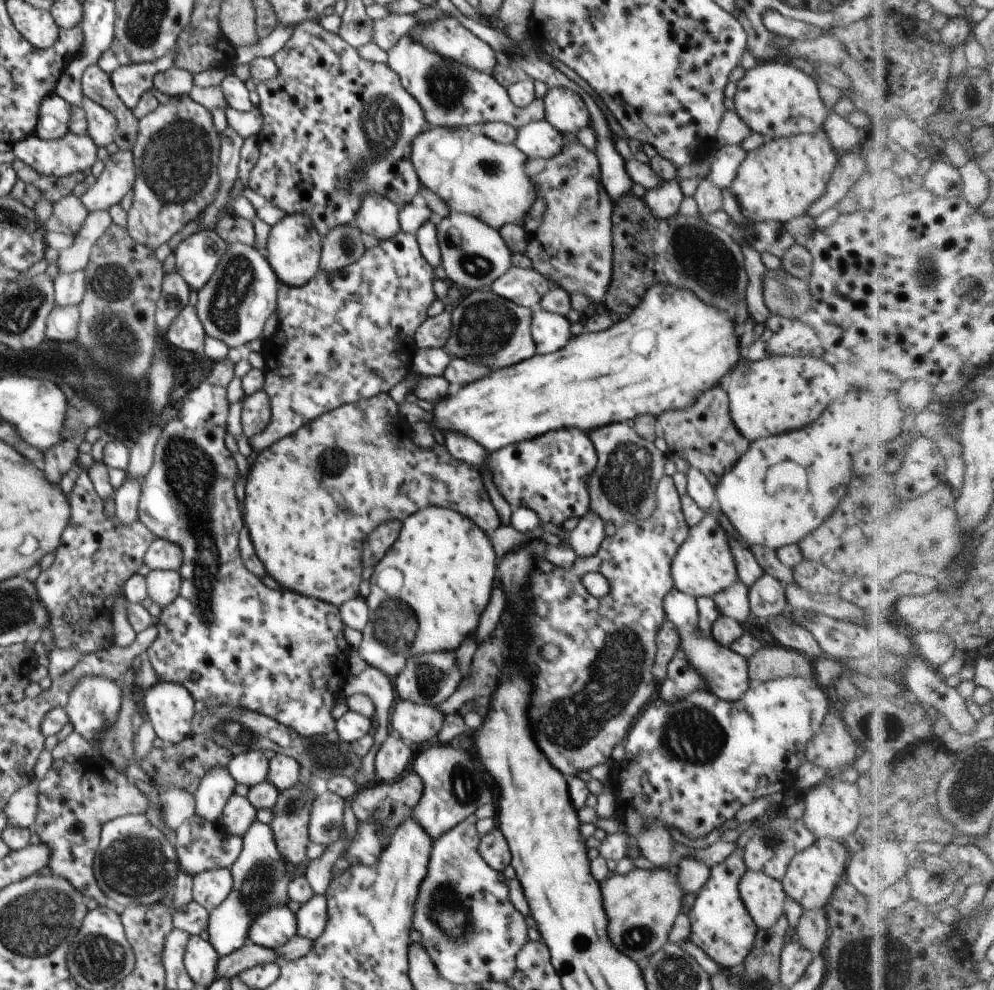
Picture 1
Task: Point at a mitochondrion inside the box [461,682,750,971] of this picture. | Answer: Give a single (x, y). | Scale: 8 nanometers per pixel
(695, 738)

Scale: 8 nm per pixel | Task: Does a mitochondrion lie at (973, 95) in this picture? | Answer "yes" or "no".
yes

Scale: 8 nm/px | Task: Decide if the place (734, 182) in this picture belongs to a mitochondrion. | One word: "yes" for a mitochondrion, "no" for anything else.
no

